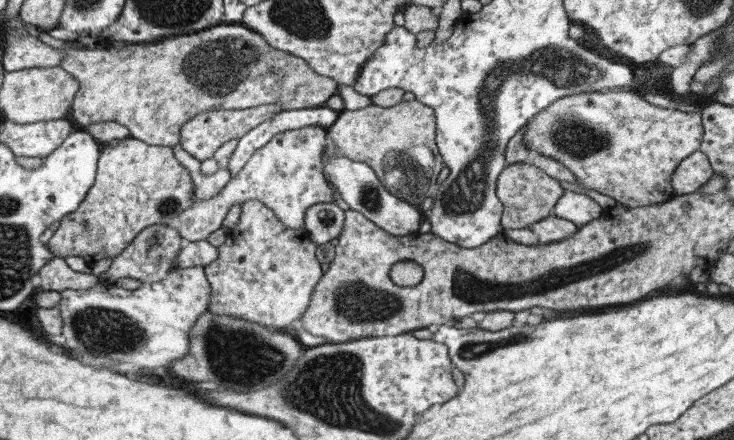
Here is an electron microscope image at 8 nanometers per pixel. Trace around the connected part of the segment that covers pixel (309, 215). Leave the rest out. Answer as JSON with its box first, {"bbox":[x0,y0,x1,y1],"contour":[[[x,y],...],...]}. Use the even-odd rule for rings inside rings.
{"bbox":[304,203,344,245],"contour":[[[317,203],[304,212],[304,229],[309,240],[322,245],[339,237],[344,221],[344,211],[335,203]]]}

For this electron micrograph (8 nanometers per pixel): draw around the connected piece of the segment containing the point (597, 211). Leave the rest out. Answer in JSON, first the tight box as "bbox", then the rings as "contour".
{"bbox":[551,190,603,226],"contour":[[[564,190],[564,194],[555,203],[551,214],[568,220],[578,226],[599,218],[603,209],[586,195]]]}

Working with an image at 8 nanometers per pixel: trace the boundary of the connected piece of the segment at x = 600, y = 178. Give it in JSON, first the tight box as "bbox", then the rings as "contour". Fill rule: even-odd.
{"bbox":[523,89,703,206],"contour":[[[630,89],[581,92],[563,96],[534,114],[525,124],[523,146],[558,160],[587,190],[613,198],[616,204],[639,206],[663,203],[674,194],[670,185],[675,167],[700,145],[703,129],[700,110],[687,113],[649,104]]]}

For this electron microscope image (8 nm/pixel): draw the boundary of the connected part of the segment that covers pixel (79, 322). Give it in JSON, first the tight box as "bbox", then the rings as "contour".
{"bbox":[57,266,210,368],"contour":[[[194,266],[187,269],[172,269],[165,278],[157,282],[142,283],[139,288],[132,291],[115,285],[105,286],[97,283],[84,290],[67,289],[59,292],[57,308],[63,319],[60,338],[65,338],[65,348],[111,358],[117,362],[135,362],[143,368],[165,368],[174,360],[183,358],[189,348],[190,328],[196,323],[199,314],[208,310],[210,288],[203,268]]]}

